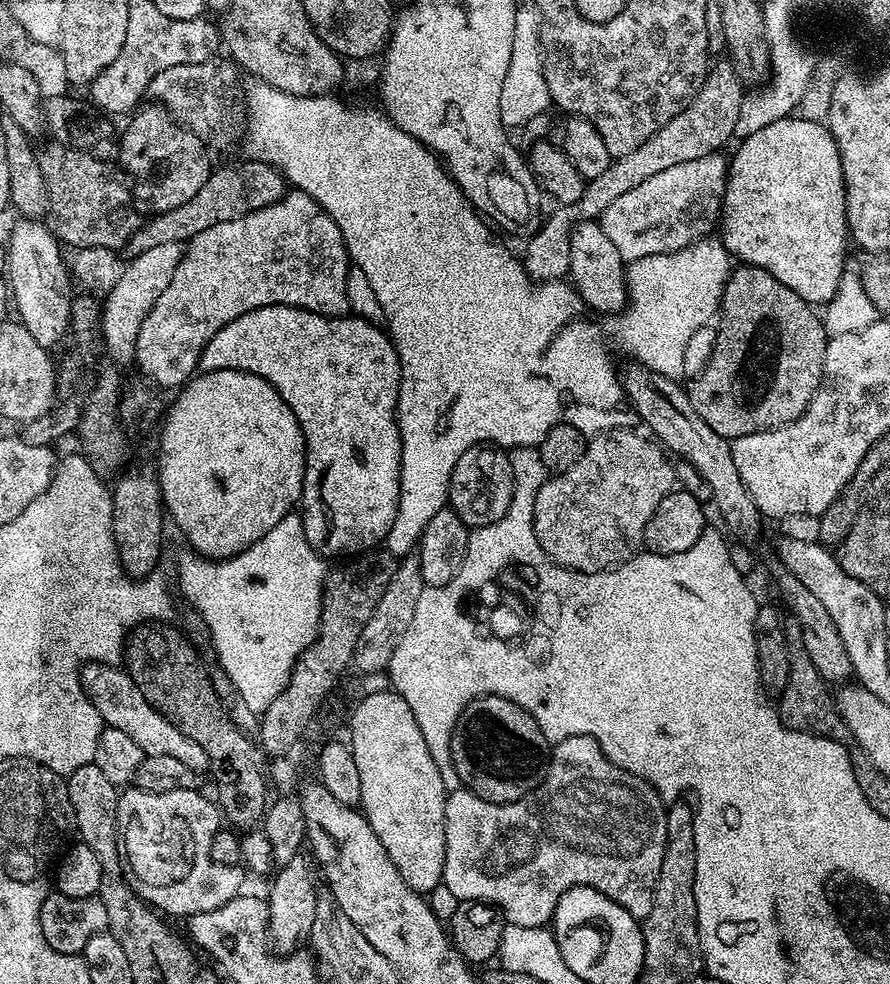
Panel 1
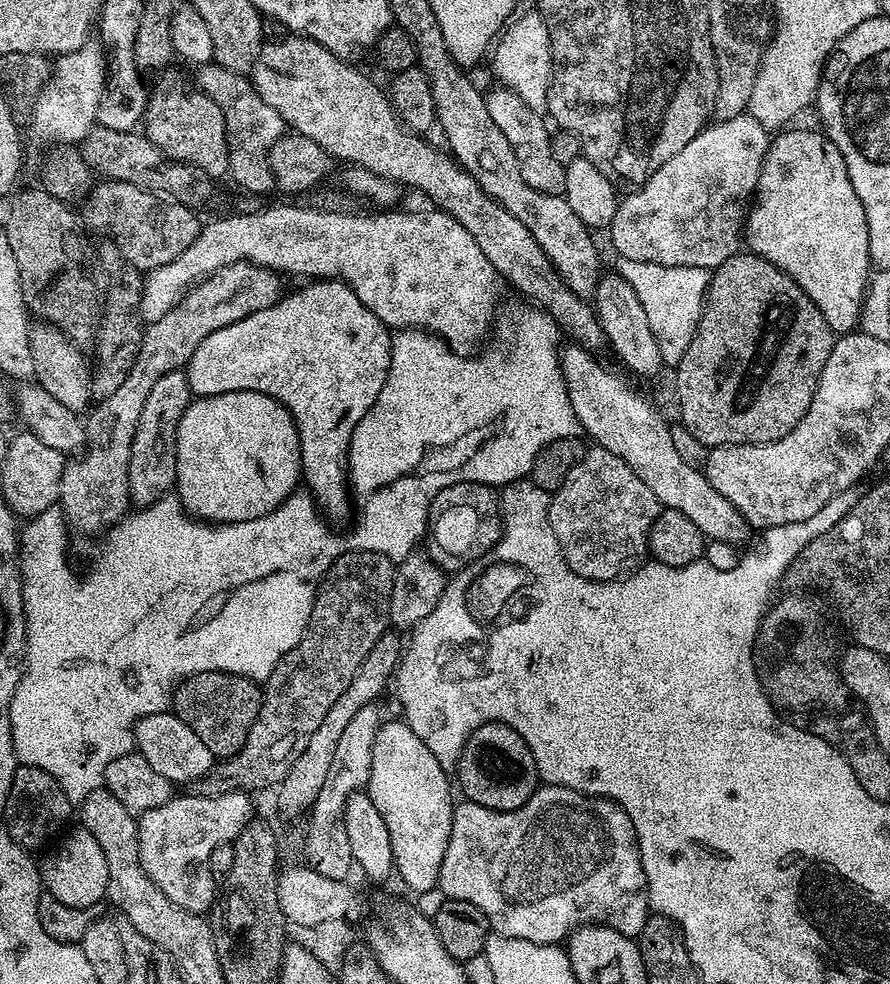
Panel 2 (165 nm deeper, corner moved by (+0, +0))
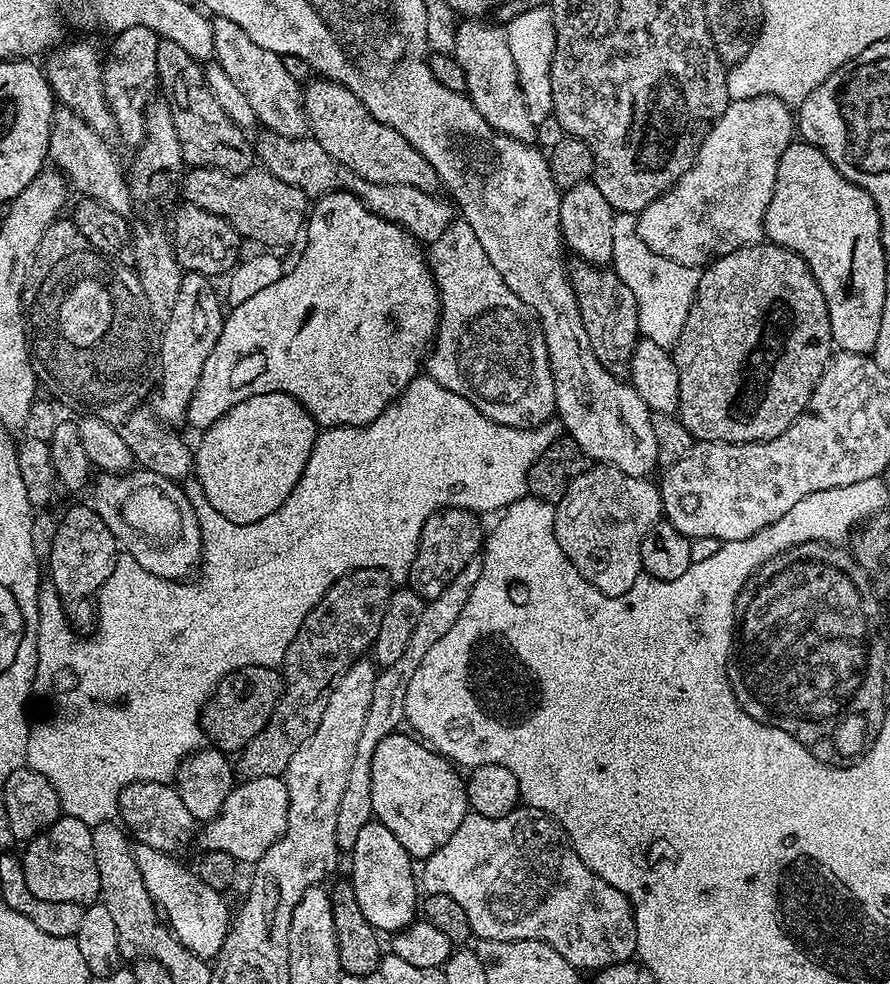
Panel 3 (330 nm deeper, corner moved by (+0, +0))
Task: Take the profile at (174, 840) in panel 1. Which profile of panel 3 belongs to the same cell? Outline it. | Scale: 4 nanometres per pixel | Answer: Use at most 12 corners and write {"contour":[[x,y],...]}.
{"contour":[[279,776],[237,783],[204,848],[255,865],[284,832]]}

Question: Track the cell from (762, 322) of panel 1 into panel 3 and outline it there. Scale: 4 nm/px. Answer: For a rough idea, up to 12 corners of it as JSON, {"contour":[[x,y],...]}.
{"contour":[[801,256],[701,271],[670,353],[693,441],[761,444],[834,355]]}

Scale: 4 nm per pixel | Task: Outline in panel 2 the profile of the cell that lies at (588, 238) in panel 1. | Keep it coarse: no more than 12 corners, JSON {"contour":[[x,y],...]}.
{"contour":[[603,275],[594,307],[634,373],[664,363],[633,281]]}

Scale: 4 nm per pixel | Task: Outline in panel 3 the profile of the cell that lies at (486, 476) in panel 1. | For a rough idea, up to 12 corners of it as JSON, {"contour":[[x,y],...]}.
{"contour":[[465,508],[426,518],[407,579],[442,594],[482,548]]}

